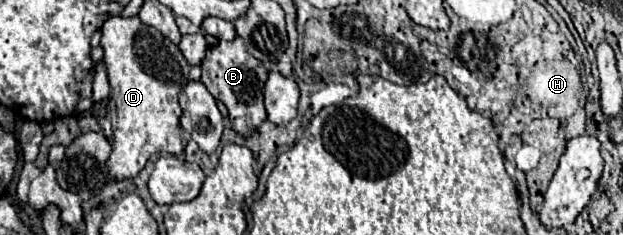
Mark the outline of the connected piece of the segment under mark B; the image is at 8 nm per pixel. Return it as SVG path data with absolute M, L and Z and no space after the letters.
M235 38L231 42L219 42L215 46L211 46L201 62L201 82L205 84L205 88L213 94L215 100L221 100L227 110L229 110L229 120L235 132L243 134L245 138L251 136L259 124L267 118L265 110L263 110L263 84L267 80L267 70L263 68L263 64L251 56L243 44L243 38Z

